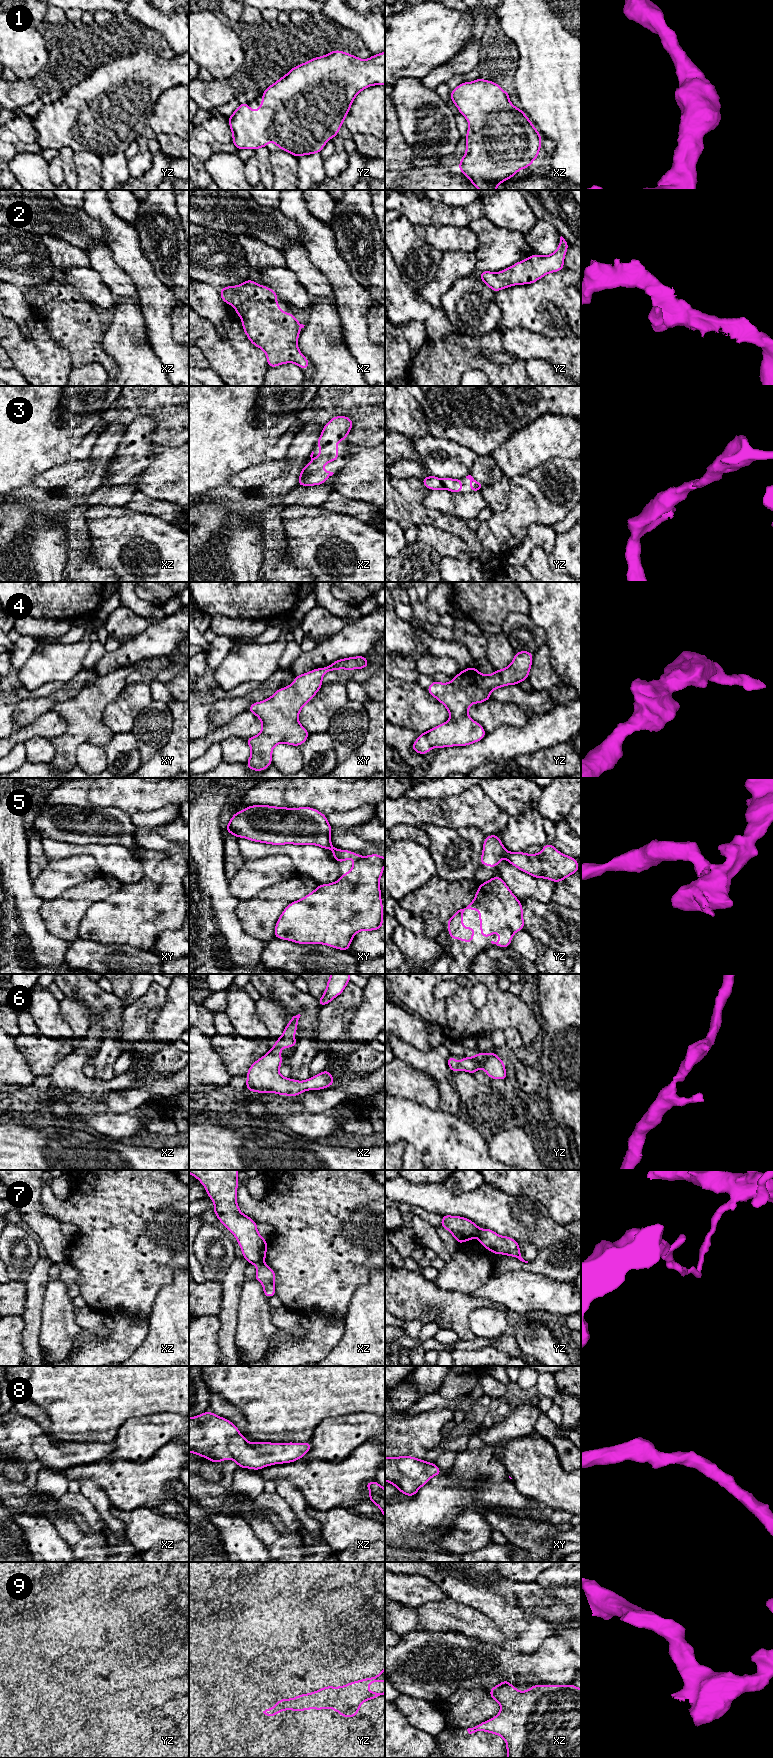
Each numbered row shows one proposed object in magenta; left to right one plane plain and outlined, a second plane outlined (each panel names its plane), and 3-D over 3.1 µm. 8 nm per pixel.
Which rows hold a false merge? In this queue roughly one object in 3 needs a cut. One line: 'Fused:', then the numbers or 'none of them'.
Fused: 5, 7

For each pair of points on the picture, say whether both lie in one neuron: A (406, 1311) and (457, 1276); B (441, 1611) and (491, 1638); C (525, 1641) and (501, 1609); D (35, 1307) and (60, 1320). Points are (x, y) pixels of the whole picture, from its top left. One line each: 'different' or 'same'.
A: different
B: same
C: same
D: different

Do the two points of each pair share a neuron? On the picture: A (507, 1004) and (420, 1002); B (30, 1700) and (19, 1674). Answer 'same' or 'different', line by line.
A: same
B: different

